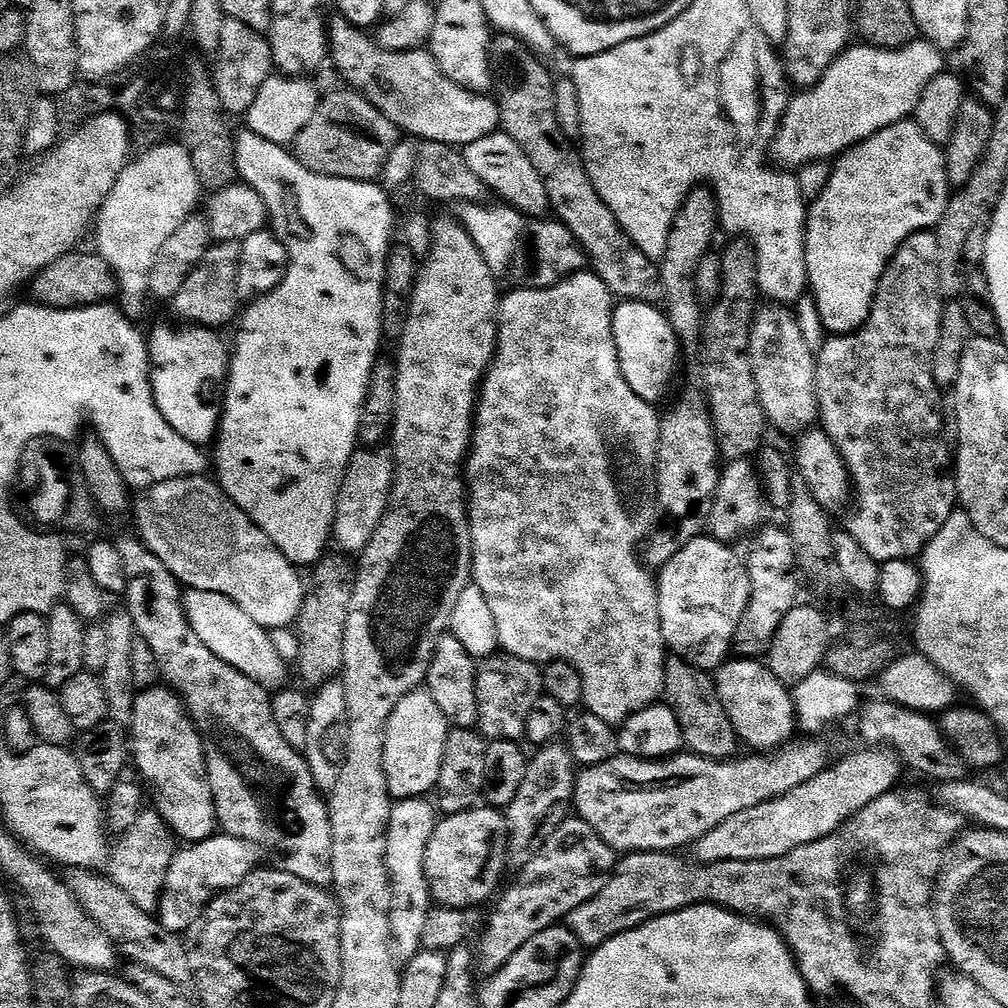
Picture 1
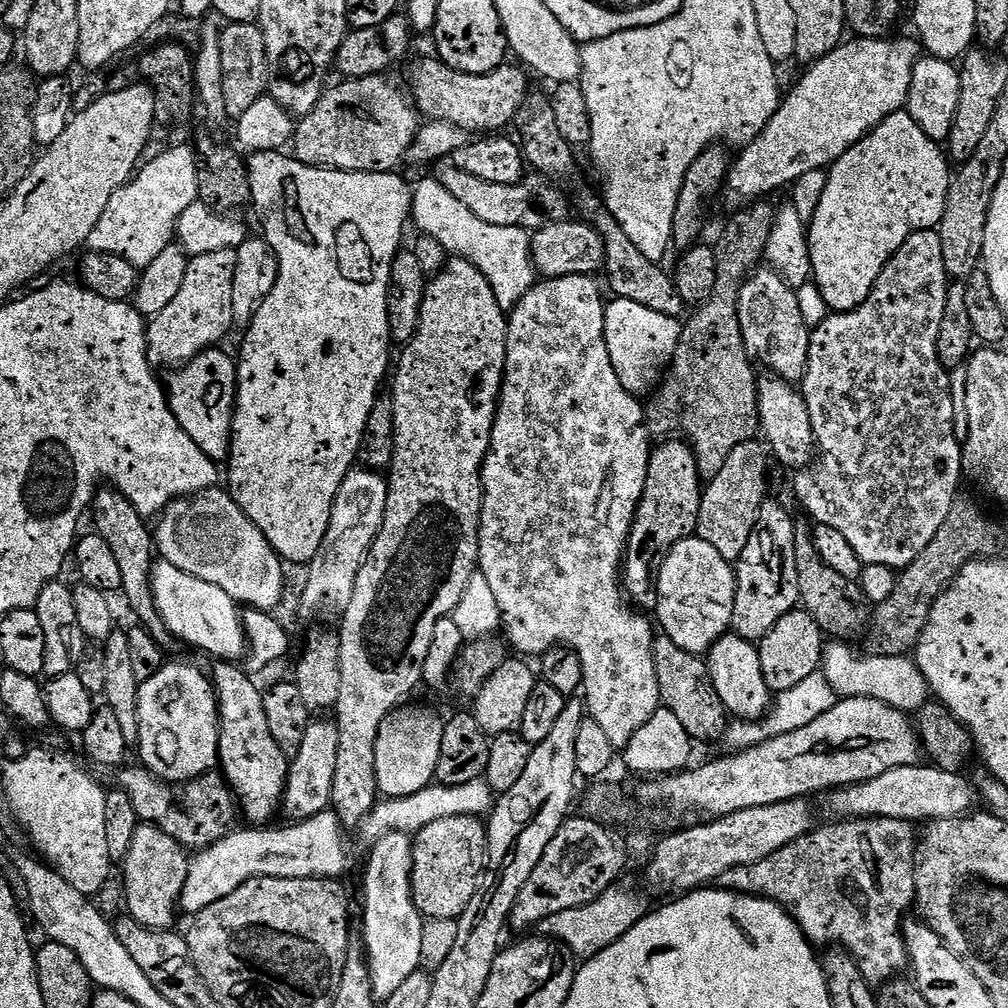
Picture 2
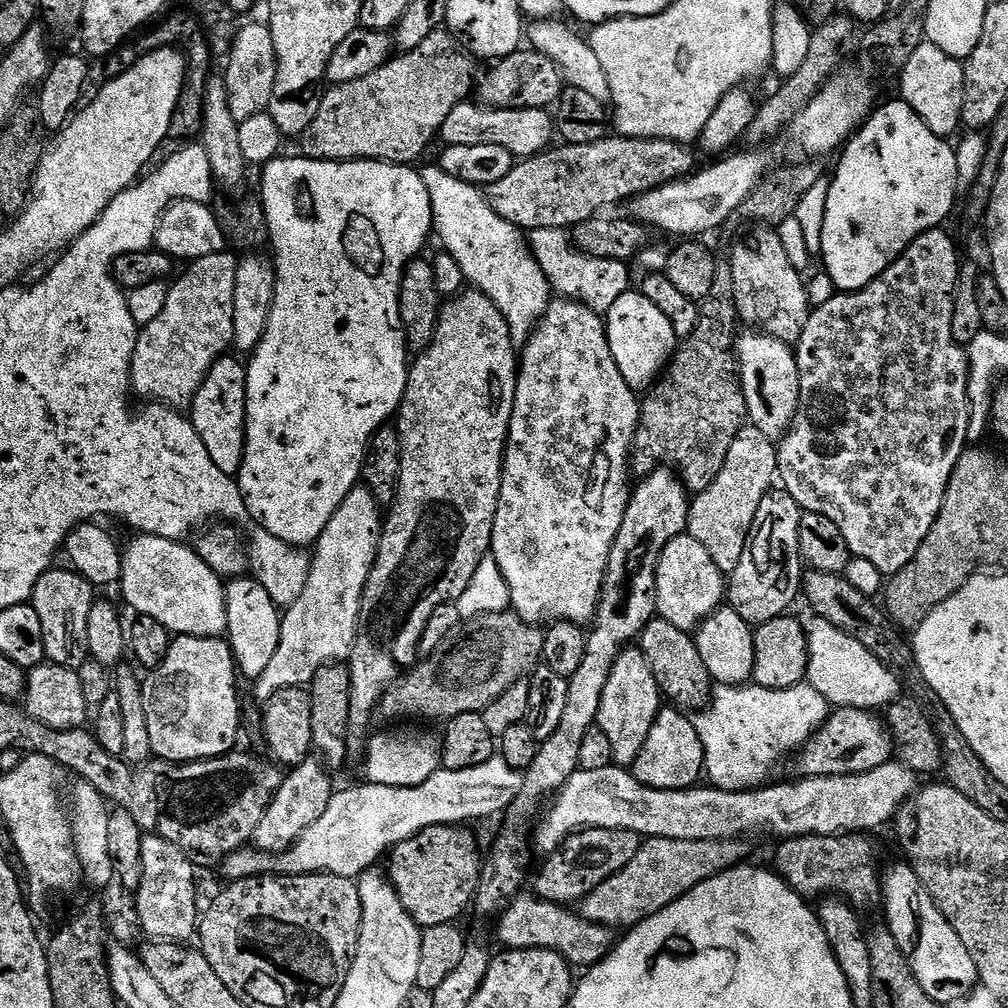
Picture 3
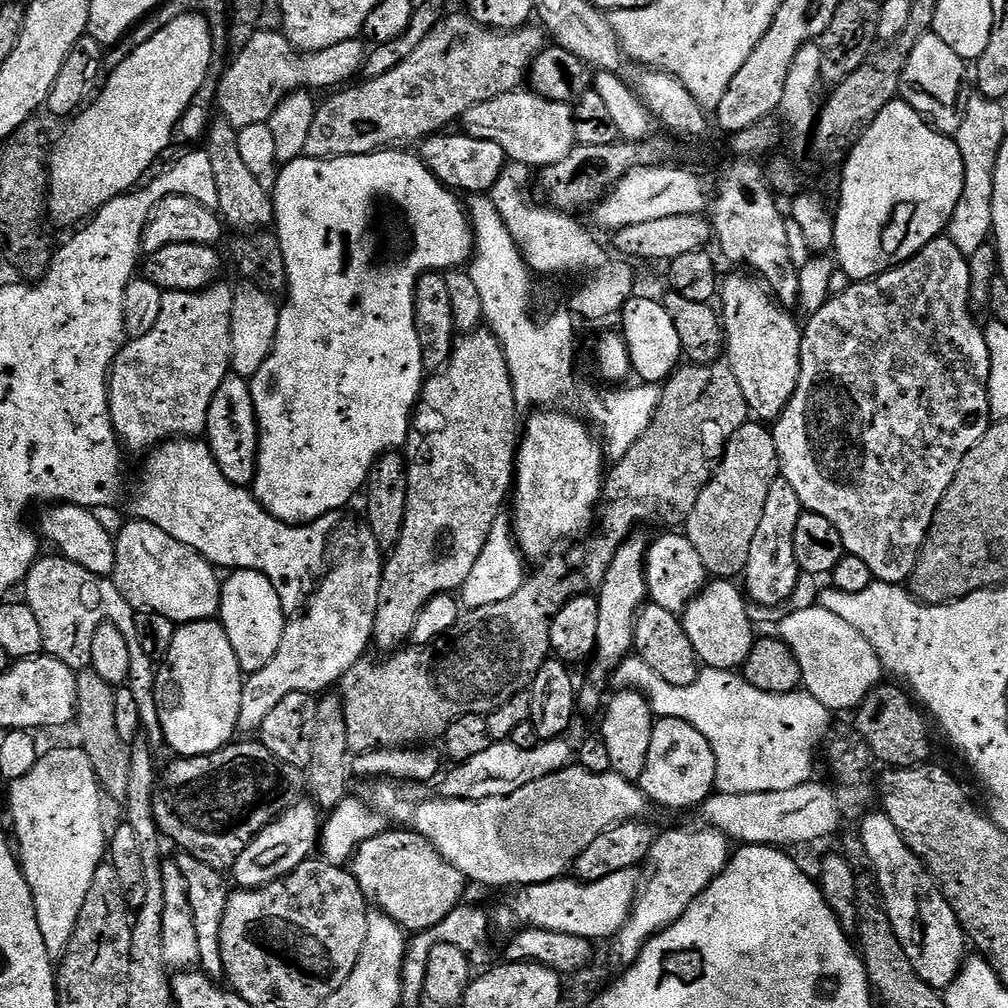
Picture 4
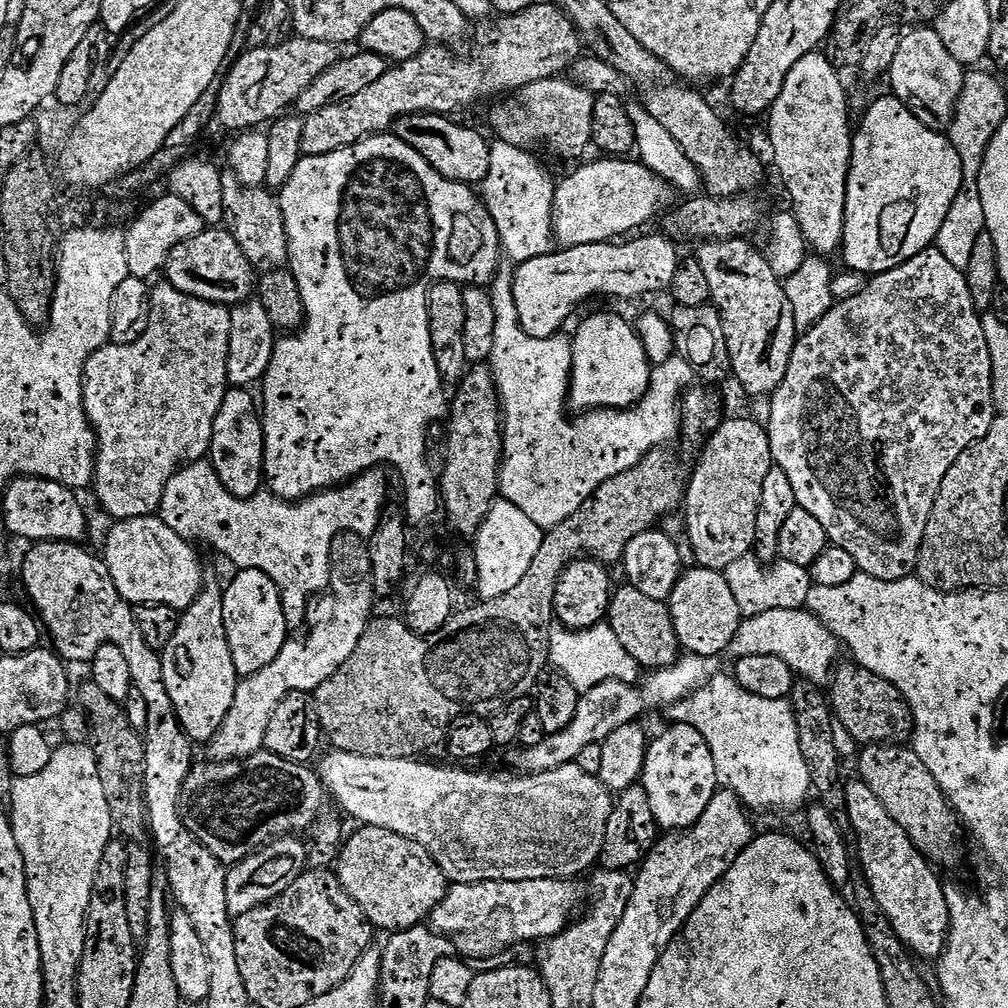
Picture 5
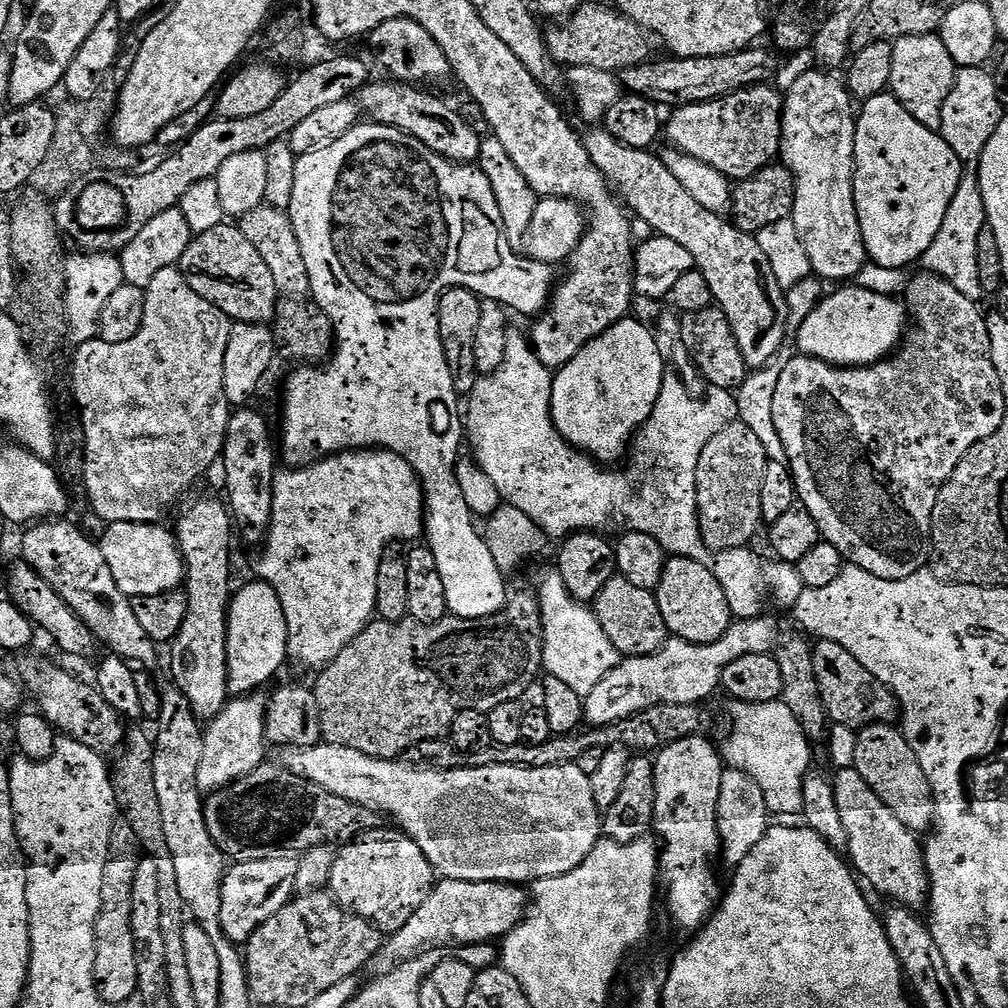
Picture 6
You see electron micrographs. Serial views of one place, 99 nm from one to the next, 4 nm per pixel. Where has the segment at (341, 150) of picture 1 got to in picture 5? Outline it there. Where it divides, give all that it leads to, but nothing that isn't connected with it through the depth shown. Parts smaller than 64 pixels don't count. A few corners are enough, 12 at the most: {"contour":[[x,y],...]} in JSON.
{"contour":[[555,2],[429,43],[346,102],[303,117],[321,156],[403,116],[559,77],[582,55]]}

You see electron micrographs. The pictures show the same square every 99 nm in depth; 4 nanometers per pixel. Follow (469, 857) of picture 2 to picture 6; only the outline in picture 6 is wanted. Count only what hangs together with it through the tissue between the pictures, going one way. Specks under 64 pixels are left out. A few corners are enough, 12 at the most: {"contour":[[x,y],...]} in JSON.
{"contour":[[399,830],[336,852],[328,888],[381,933],[402,930],[438,873]]}

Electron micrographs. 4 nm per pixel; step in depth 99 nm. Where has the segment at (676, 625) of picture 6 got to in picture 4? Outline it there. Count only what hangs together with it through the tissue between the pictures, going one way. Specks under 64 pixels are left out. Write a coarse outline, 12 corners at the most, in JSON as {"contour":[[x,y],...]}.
{"contour":[[728,578],[682,613],[696,658],[739,669],[754,643],[749,601]]}

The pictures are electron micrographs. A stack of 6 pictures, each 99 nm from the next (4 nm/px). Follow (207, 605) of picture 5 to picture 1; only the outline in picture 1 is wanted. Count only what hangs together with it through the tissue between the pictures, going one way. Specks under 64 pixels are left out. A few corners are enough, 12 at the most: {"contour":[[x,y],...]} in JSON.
{"contour":[[167,686],[134,702],[130,752],[181,841],[217,835],[208,758]]}

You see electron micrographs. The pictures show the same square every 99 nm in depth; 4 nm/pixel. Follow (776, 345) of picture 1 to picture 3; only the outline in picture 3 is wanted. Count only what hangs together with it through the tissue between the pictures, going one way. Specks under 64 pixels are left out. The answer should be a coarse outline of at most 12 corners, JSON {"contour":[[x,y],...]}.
{"contour":[[756,226],[727,257],[736,315],[792,346],[808,285],[779,231]]}

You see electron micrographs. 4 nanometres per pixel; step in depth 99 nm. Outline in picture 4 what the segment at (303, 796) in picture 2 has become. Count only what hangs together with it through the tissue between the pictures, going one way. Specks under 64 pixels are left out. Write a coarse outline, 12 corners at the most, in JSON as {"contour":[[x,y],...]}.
{"contour":[[311,799],[287,808],[230,869],[235,887],[261,888],[317,851]]}

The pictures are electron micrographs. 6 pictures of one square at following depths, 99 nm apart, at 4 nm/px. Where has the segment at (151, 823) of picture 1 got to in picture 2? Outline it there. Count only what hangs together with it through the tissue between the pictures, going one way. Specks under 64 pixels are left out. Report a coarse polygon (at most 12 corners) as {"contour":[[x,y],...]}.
{"contour":[[140,823],[122,861],[127,915],[171,929],[190,856]]}

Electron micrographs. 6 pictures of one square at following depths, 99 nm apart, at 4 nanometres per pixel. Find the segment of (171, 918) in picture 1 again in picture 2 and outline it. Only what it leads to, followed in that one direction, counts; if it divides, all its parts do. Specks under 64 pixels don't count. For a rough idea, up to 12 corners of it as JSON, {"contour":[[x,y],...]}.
{"contour":[[335,811],[244,826],[191,857],[195,914],[254,878],[340,878]]}

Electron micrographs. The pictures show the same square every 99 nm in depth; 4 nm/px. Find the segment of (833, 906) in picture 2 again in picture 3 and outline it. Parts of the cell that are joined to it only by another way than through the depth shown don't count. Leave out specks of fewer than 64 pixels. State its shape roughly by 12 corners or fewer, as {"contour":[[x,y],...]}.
{"contour":[[868,834],[790,836],[774,871],[805,898],[882,900]]}

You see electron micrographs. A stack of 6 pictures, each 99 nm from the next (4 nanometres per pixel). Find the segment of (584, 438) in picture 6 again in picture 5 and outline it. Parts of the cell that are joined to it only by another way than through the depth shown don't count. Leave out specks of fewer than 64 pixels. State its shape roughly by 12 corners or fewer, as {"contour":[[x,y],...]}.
{"contour":[[612,312],[576,328],[567,403],[627,410],[653,365]]}

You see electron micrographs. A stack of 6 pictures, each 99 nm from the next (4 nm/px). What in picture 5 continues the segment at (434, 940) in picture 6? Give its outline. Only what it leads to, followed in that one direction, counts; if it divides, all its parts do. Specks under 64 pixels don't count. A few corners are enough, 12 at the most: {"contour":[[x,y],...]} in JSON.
{"contour":[[576,878],[453,883],[433,932],[469,962],[547,942],[585,907]]}

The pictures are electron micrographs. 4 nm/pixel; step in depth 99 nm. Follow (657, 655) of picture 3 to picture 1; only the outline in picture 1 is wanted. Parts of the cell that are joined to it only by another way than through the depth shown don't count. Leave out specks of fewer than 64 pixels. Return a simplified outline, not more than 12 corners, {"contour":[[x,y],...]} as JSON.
{"contour":[[669,655],[664,696],[689,753],[737,755],[715,679]]}

